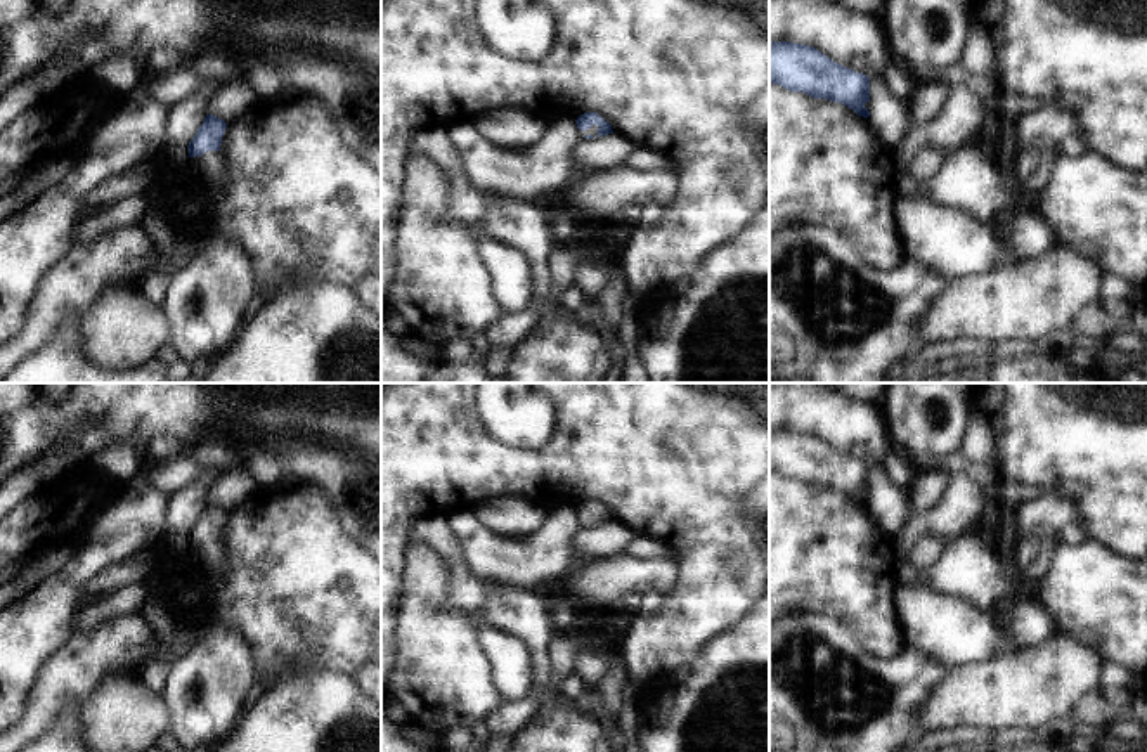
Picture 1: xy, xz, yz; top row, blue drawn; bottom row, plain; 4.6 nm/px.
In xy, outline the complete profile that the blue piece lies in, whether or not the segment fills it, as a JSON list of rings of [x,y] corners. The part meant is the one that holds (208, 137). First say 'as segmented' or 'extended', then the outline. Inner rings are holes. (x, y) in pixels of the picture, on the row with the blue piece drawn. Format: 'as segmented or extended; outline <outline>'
extended; outline [[[206,114],[196,135],[187,146],[191,173],[198,180],[218,180],[222,177],[220,144],[227,123]]]

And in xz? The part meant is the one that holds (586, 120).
extended; outline [[[584,113],[575,120],[575,123],[586,139],[613,133],[612,125],[605,121],[598,113]]]

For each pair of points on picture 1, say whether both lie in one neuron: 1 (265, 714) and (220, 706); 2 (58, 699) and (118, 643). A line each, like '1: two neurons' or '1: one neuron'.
1: two neurons
2: one neuron

